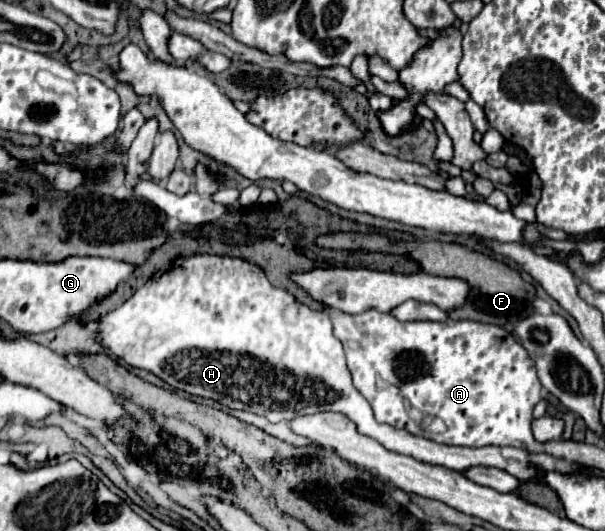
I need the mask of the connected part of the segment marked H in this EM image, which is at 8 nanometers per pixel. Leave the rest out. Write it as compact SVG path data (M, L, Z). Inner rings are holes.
M194 255L194 257L182 257L182 259L174 259L170 265L162 267L160 271L156 271L148 283L144 287L140 287L128 301L124 301L120 307L116 307L114 311L106 313L104 317L98 319L98 335L96 335L96 341L108 349L108 353L116 359L122 359L126 365L130 367L138 367L138 369L144 369L144 371L150 371L154 373L156 377L160 377L162 381L166 381L170 387L178 389L178 391L186 391L190 395L196 395L196 397L204 397L204 399L212 399L212 401L218 401L220 405L226 405L230 409L244 409L244 411L252 411L256 415L264 415L268 417L272 423L278 423L278 421L288 421L288 419L294 419L294 417L300 417L300 415L306 415L306 413L318 413L318 411L340 411L344 413L350 421L356 423L356 427L360 429L360 433L376 439L380 445L384 445L386 449L390 451L396 451L396 453L402 453L402 455L410 455L418 461L424 461L424 463L430 463L430 465L440 465L440 467L446 467L446 469L452 469L452 471L464 471L472 465L484 465L484 467L498 467L498 469L506 469L508 473L512 473L514 477L522 479L522 481L536 481L536 473L534 469L528 465L530 461L536 463L536 465L542 465L544 469L560 469L562 473L568 473L568 471L574 471L574 469L582 469L584 465L578 465L578 463L570 463L570 461L564 461L564 459L554 459L550 455L534 455L534 453L528 453L524 449L512 449L512 447L454 447L454 445L444 445L444 443L436 443L436 441L428 441L424 437L412 437L410 433L404 433L400 429L394 429L390 425L384 425L384 423L376 423L374 419L374 413L372 413L372 407L370 403L362 397L362 393L352 385L352 375L350 375L350 369L346 365L346 357L344 357L344 349L342 349L342 343L340 339L334 337L334 329L332 329L332 321L328 317L326 311L312 311L308 309L306 305L300 305L300 307L290 307L292 303L296 303L296 299L284 291L284 289L276 289L270 285L270 281L266 279L264 271L254 265L254 263L248 263L244 259L238 259L238 257L216 257L216 255Z

